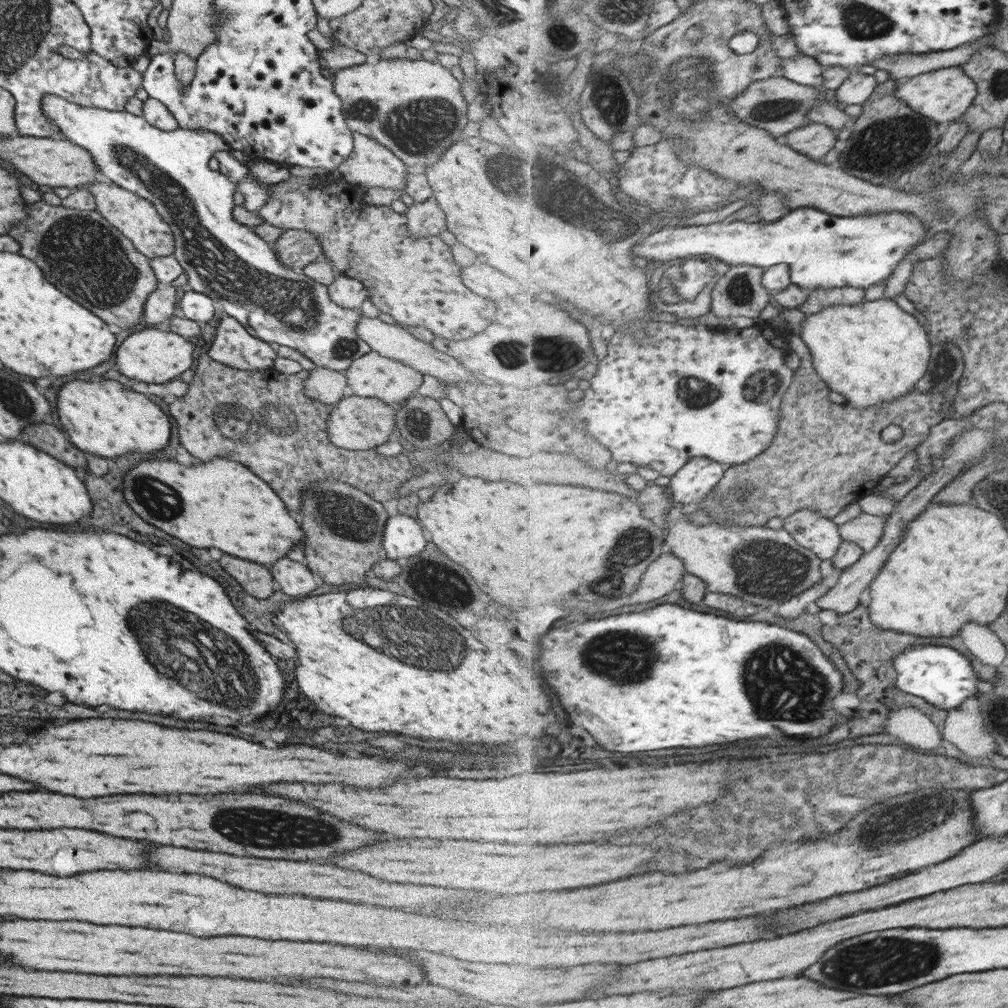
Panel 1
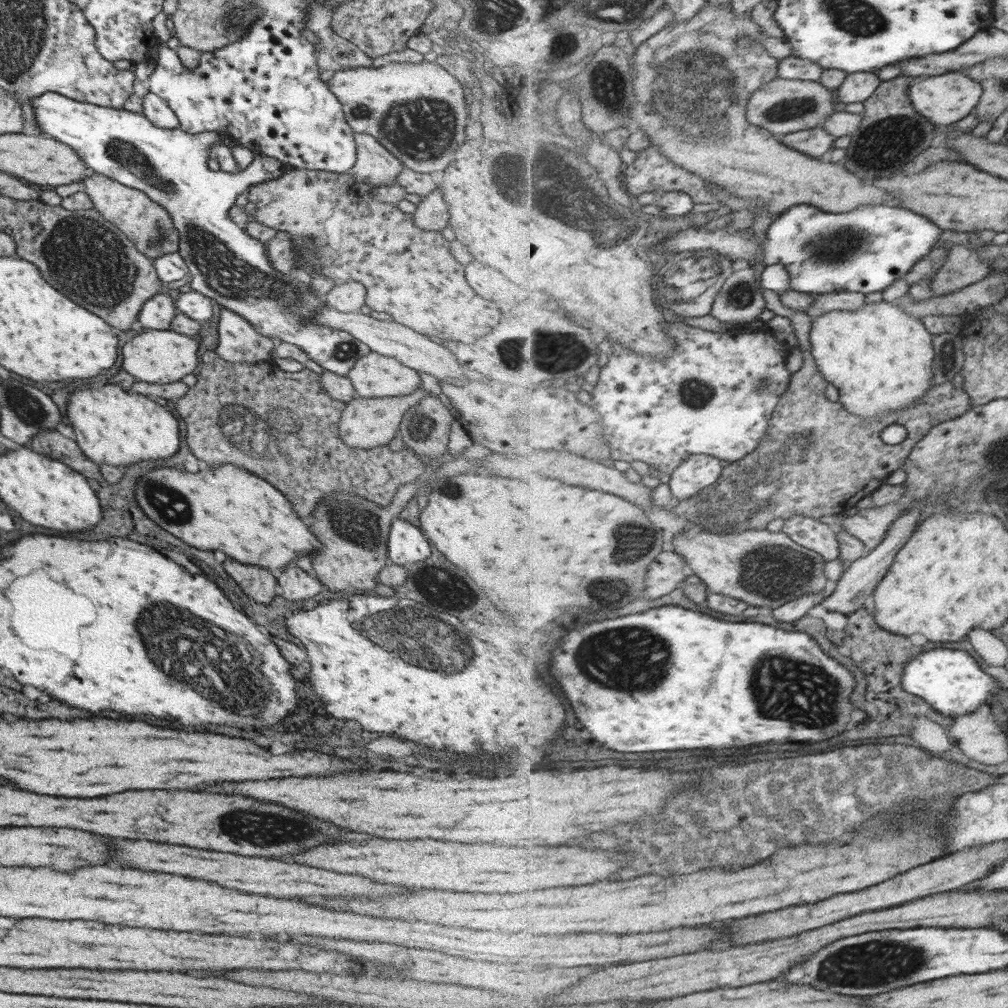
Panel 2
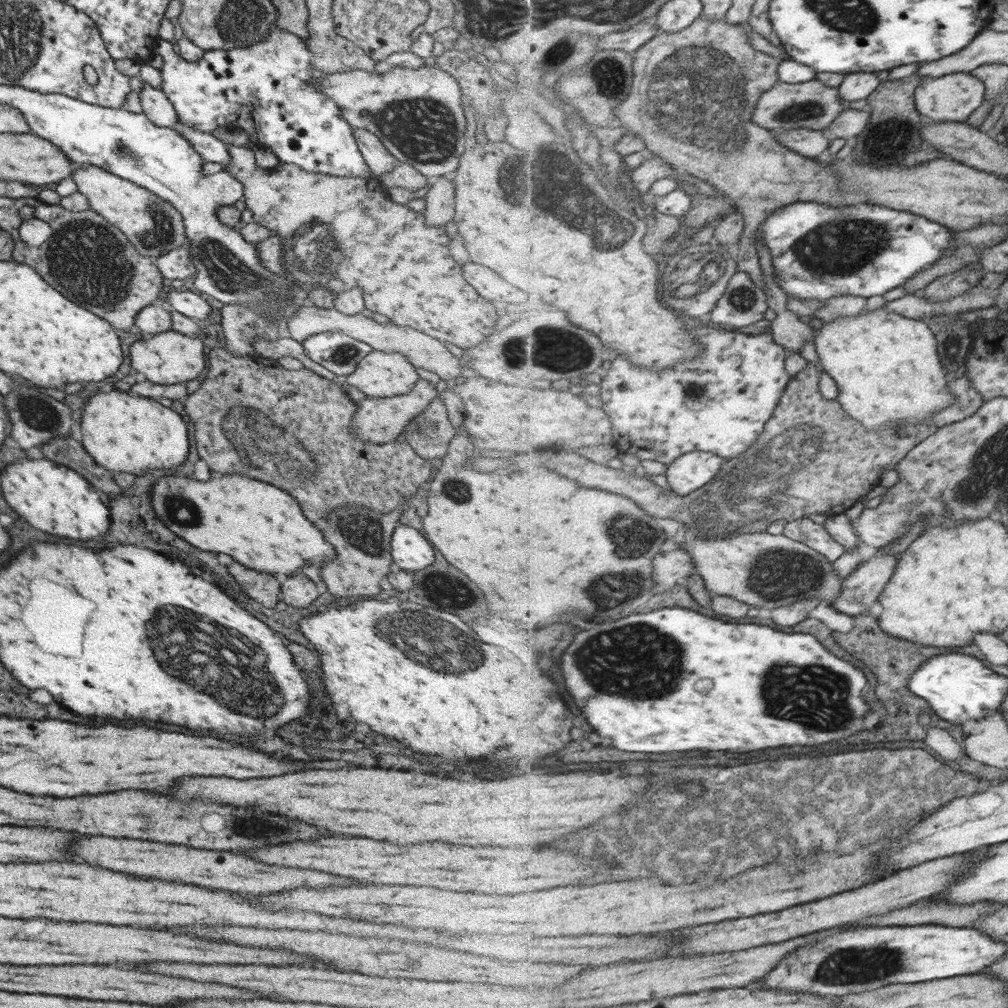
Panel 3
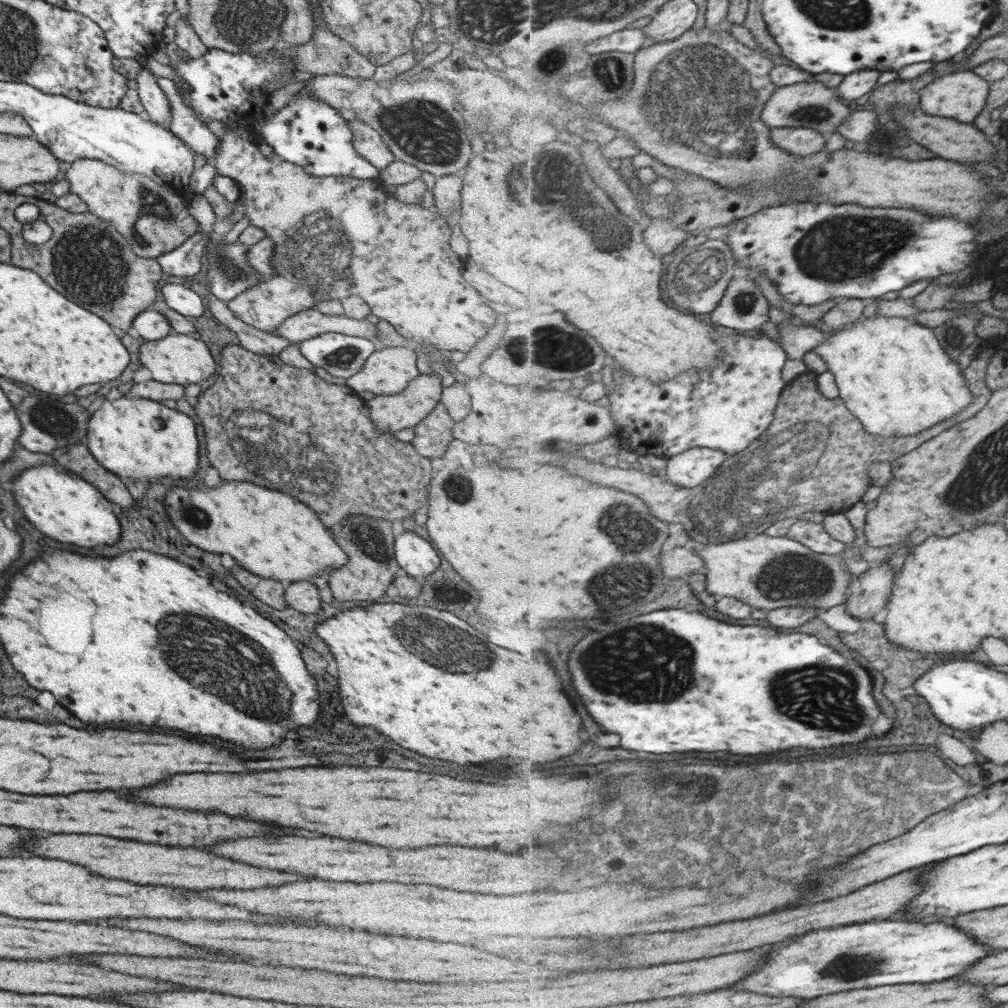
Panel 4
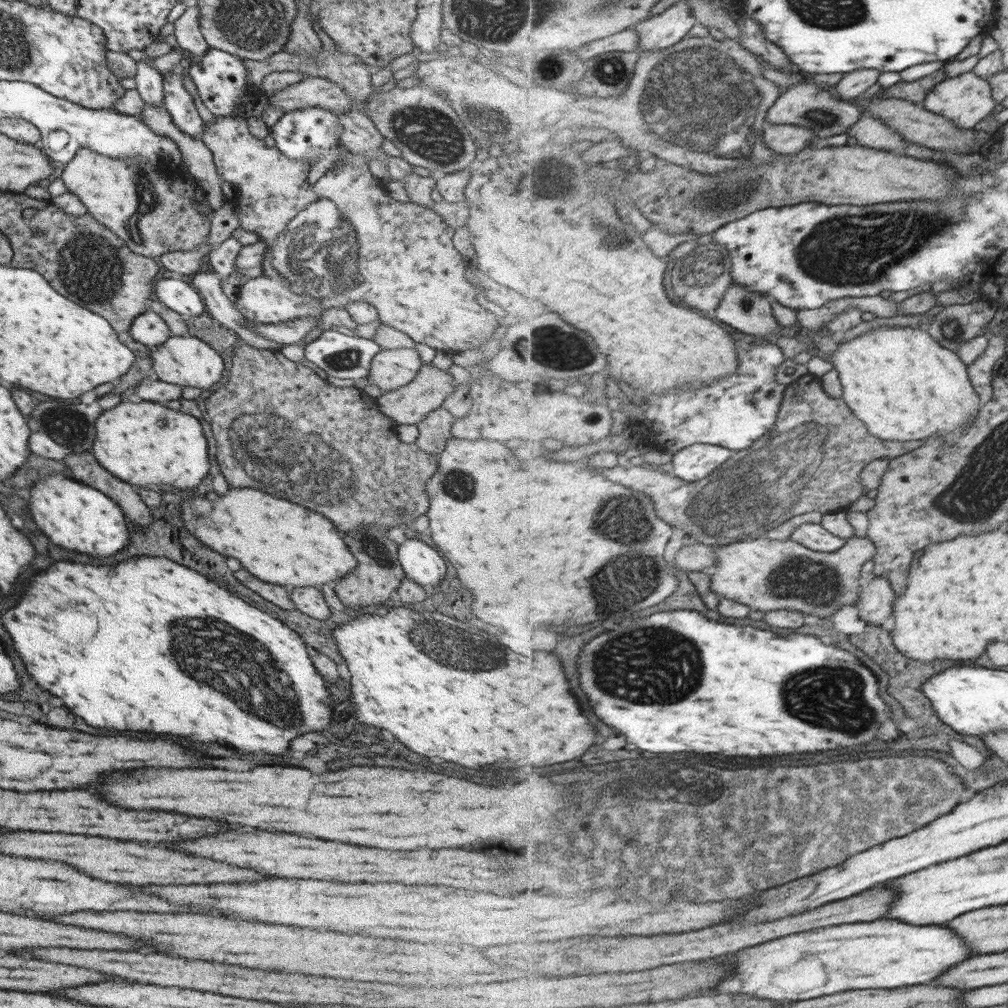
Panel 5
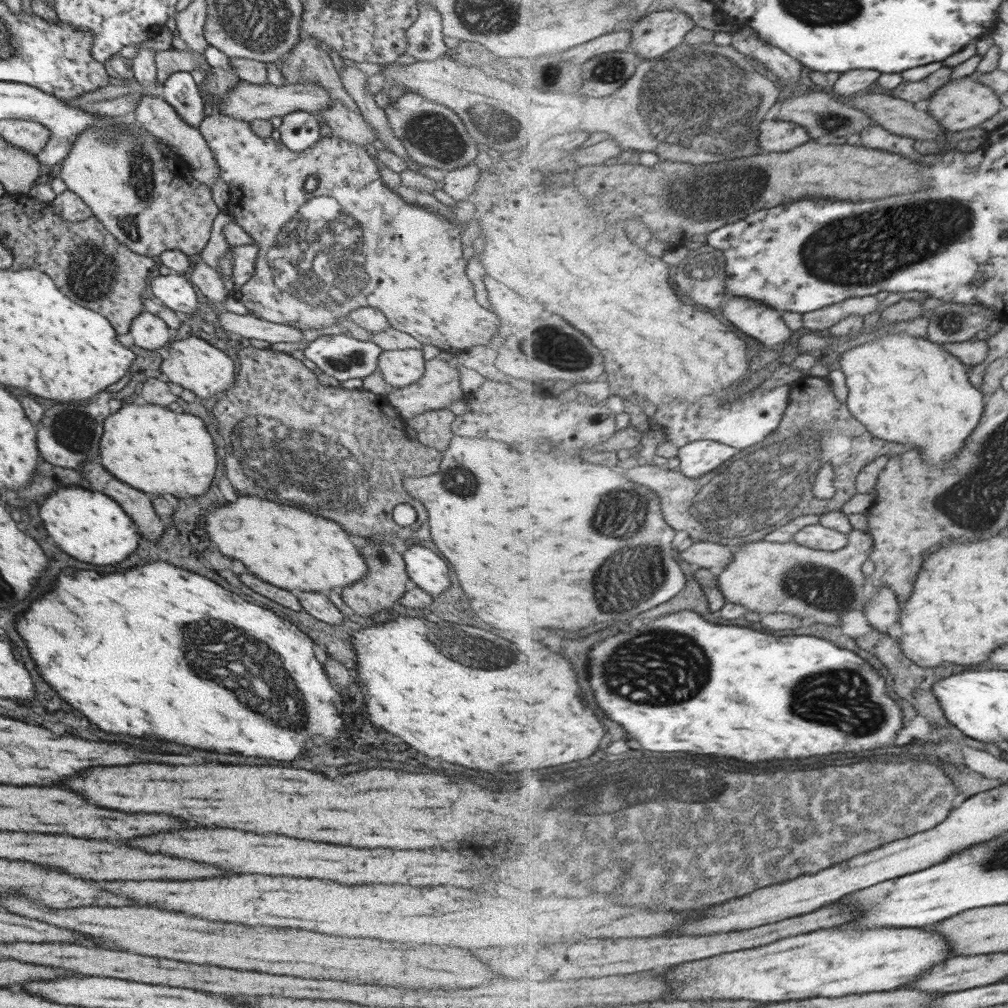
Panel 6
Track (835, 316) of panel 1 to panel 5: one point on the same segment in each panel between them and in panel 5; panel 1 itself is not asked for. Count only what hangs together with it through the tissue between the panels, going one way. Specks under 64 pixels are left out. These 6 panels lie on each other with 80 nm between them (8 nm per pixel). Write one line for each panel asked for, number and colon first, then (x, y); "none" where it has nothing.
2: (881, 359)
3: (888, 368)
4: (895, 375)
5: (906, 386)

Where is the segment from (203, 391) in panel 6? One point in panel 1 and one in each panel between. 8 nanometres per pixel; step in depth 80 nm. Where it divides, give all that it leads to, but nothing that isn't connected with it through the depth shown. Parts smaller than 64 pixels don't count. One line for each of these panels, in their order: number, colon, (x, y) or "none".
1: (150, 356)
2: (158, 357)
3: (168, 357)
4: (180, 359)
5: (187, 361)

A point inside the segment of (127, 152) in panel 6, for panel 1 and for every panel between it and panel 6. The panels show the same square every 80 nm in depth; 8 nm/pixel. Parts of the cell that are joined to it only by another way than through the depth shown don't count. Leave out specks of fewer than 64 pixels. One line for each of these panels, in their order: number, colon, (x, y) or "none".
1: (133, 217)
2: (146, 224)
3: (153, 227)
4: (154, 220)
5: (154, 211)

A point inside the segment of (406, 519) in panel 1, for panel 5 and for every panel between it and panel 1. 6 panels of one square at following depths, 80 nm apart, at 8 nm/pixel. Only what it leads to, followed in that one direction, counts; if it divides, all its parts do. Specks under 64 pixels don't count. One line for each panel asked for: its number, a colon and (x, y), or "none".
2: (406, 544)
3: (410, 551)
4: (414, 555)
5: (419, 562)

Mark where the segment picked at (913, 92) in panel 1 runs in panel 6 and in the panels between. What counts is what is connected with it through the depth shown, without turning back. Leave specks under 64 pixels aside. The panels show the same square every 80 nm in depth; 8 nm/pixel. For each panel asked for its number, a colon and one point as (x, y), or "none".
2: (946, 99)
3: (956, 96)
4: (963, 95)
5: (967, 99)
6: (962, 104)

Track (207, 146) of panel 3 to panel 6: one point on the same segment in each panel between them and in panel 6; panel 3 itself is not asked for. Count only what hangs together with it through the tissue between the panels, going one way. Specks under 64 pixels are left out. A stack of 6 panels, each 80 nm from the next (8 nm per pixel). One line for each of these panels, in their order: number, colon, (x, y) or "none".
4: (182, 123)
5: (179, 104)
6: (178, 89)

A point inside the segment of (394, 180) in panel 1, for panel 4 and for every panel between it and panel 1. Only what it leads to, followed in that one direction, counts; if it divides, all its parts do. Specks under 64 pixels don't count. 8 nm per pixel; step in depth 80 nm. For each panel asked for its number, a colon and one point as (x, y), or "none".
2: (374, 165)
3: (378, 159)
4: (366, 142)

